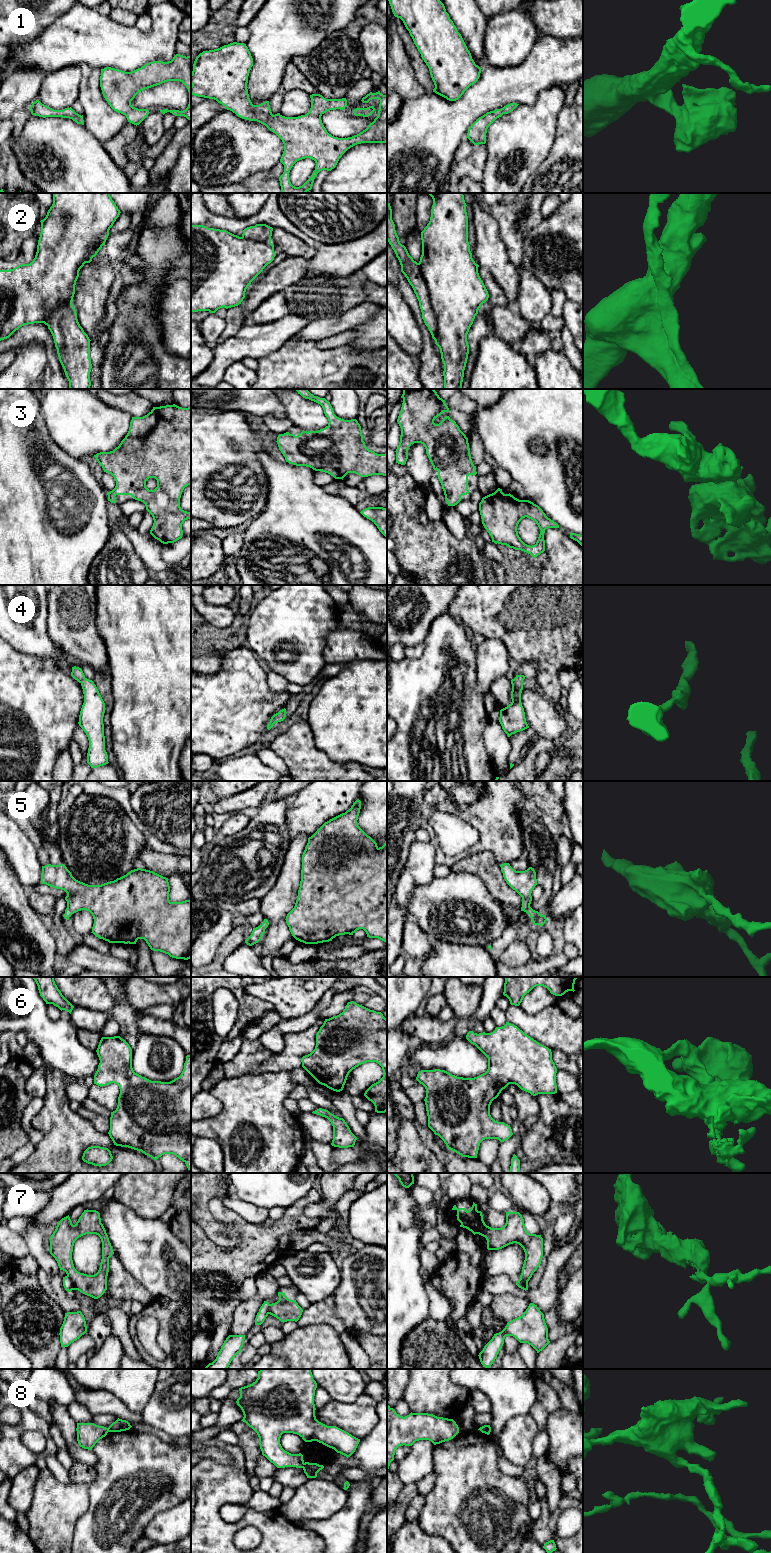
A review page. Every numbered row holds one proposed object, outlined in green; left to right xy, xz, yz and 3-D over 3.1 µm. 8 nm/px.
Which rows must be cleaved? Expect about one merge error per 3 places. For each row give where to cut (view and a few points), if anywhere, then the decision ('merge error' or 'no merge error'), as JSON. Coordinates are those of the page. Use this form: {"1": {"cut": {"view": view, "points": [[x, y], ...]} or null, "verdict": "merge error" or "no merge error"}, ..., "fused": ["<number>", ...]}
{"1": {"cut": null, "verdict": "no merge error"}, "2": {"cut": {"view": "yz", "points": [[418, 263], [435, 316], [439, 346]]}, "verdict": "merge error"}, "3": {"cut": null, "verdict": "no merge error"}, "4": {"cut": null, "verdict": "no merge error"}, "5": {"cut": null, "verdict": "no merge error"}, "6": {"cut": null, "verdict": "no merge error"}, "7": {"cut": {"view": "xy", "points": [[67, 1275], [74, 1289]]}, "verdict": "merge error"}, "8": {"cut": {"view": "xz", "points": [[304, 1463], [302, 1467]]}, "verdict": "merge error"}, "fused": ["2", "7", "8"]}

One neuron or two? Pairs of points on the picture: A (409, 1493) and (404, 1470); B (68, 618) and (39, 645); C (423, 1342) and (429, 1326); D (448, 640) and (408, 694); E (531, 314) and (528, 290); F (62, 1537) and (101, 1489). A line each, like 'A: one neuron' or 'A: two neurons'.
A: two neurons
B: two neurons
C: one neuron
D: one neuron
E: one neuron
F: two neurons

